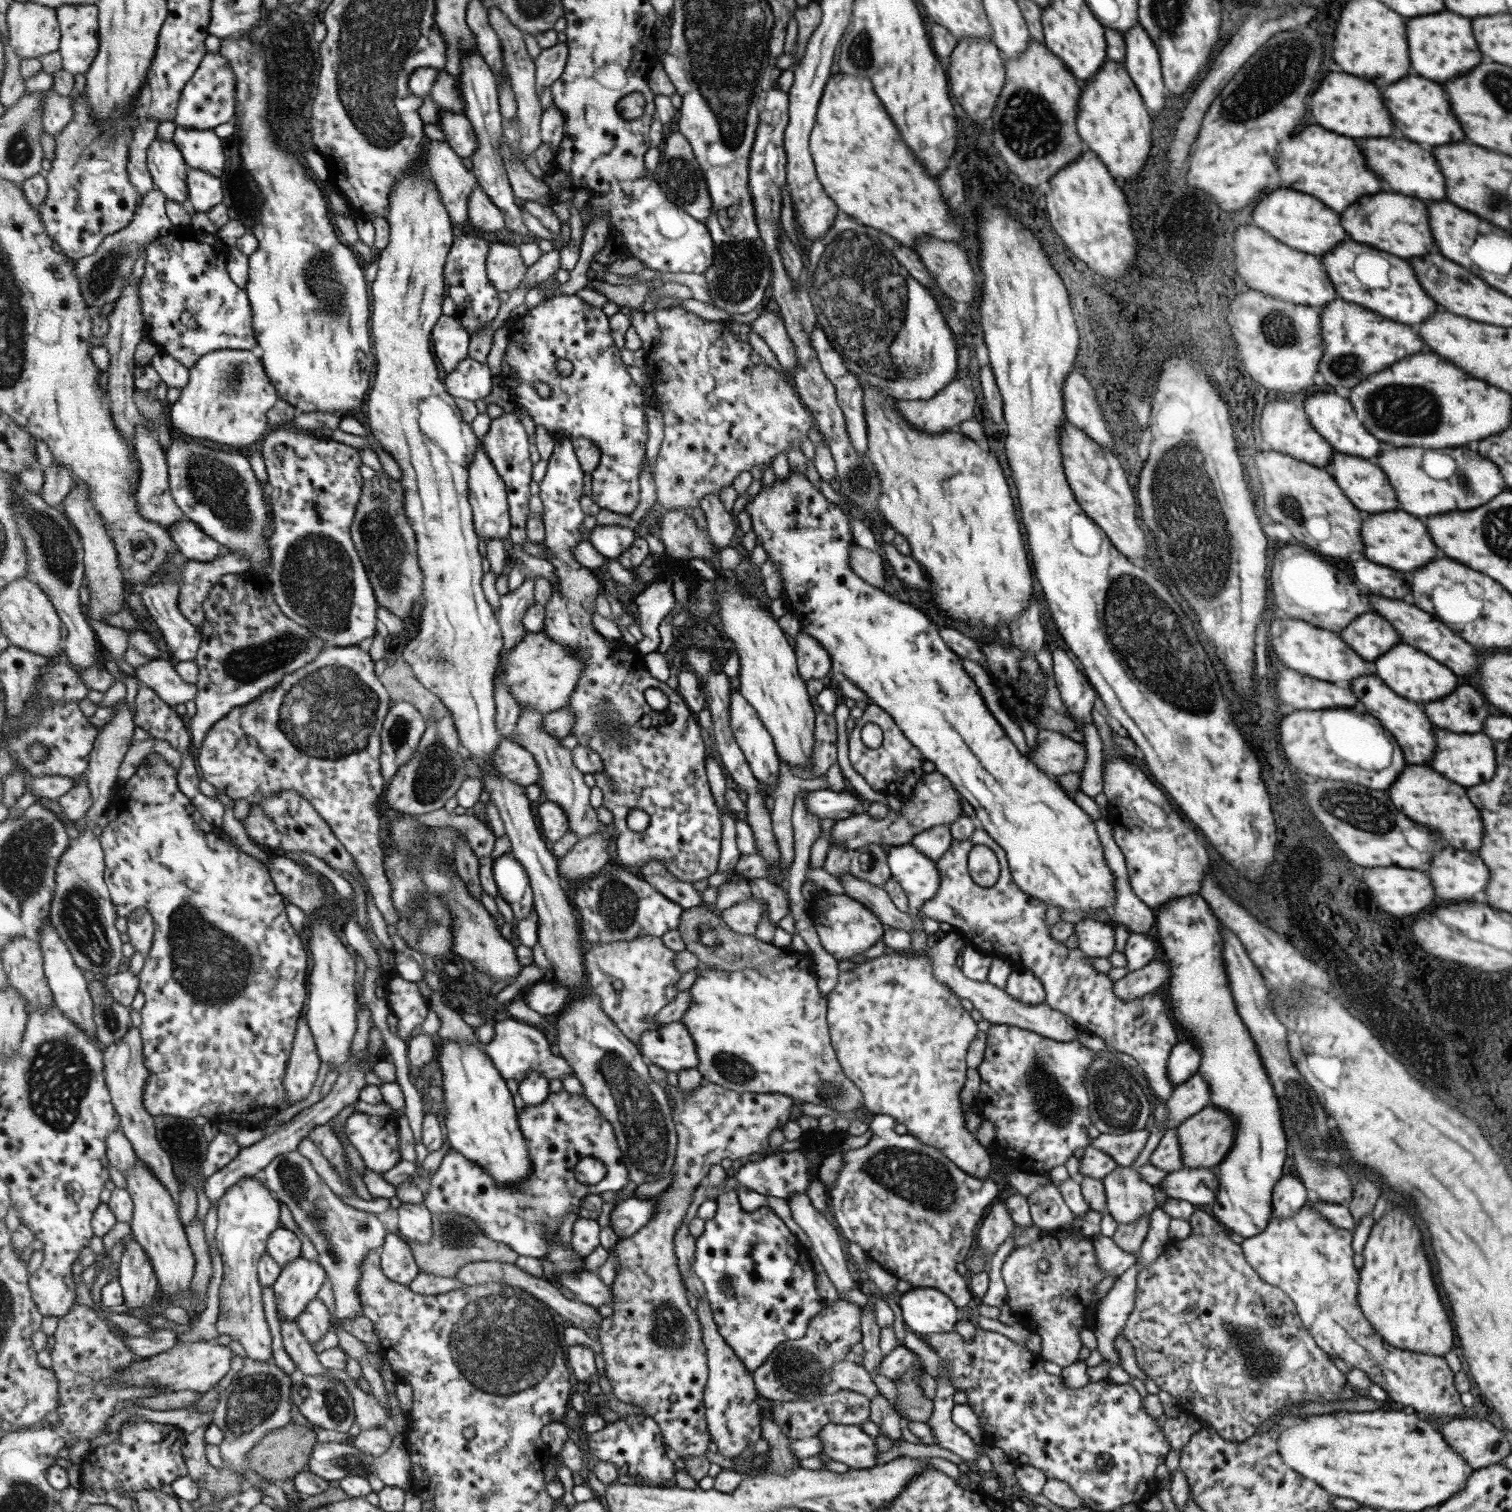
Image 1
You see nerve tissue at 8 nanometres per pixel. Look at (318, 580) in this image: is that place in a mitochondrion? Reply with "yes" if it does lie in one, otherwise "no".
yes

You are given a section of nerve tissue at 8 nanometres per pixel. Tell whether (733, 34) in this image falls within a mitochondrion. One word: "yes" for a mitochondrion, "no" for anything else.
yes

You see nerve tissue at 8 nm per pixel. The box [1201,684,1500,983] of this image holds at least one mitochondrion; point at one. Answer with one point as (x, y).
(1365, 811)

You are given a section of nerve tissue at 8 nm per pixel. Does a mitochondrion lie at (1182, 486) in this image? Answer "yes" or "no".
yes

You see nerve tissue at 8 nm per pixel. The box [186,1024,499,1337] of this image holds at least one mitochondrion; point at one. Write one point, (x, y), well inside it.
(291, 1176)

